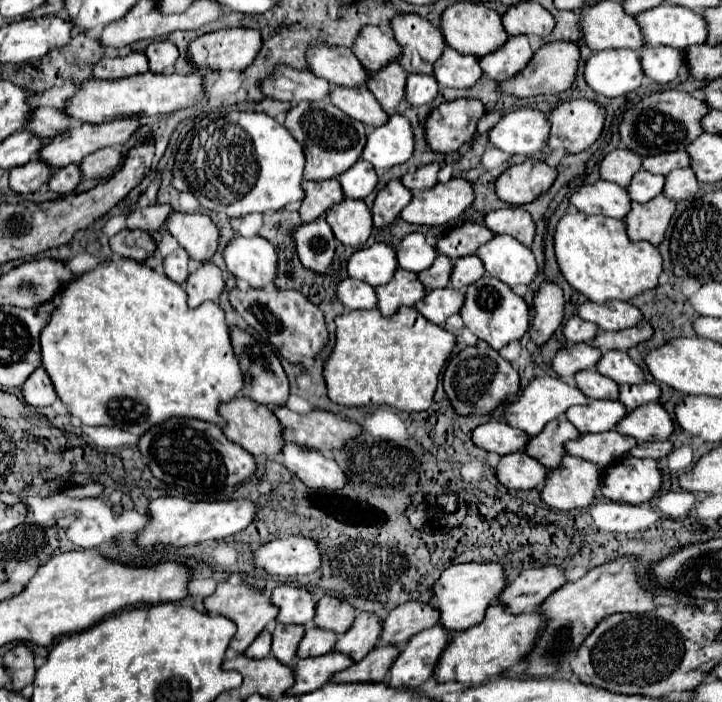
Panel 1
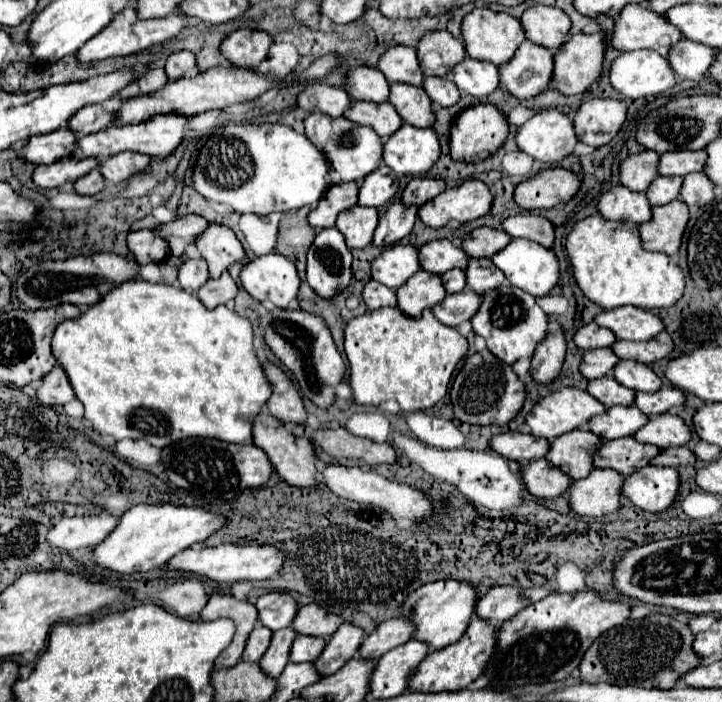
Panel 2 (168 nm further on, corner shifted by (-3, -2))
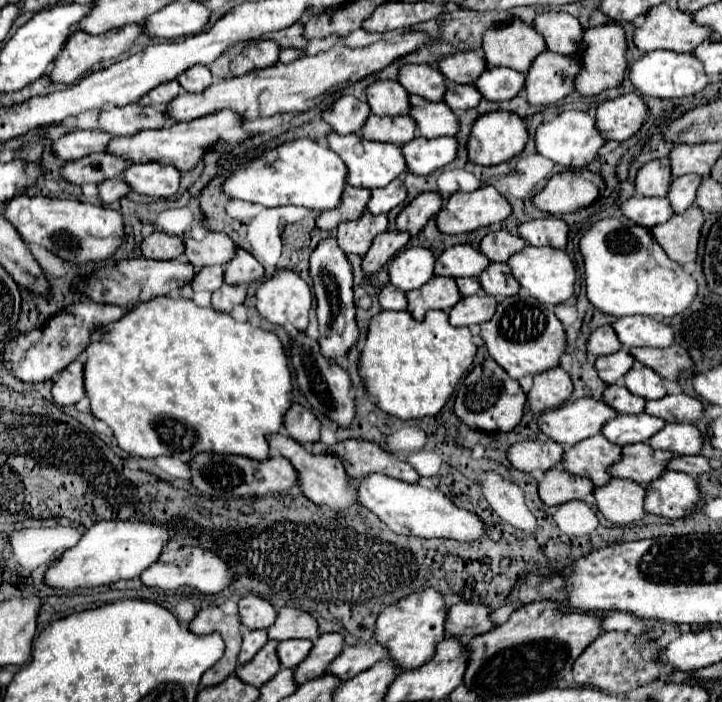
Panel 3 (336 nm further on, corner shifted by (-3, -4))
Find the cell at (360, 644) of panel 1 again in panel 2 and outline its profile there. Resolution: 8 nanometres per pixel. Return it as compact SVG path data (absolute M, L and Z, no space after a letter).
M342 623L340 629L328 641L322 655L314 661L318 671L324 675L332 675L338 669L342 669L342 665L346 665L346 661L350 661L358 655L358 645L362 645L364 635L366 633L362 627L352 625L352 623Z

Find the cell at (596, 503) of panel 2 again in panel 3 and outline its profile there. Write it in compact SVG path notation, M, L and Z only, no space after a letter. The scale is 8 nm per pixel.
M612 479L608 485L594 491L596 507L616 525L634 523L646 515L644 495L646 491L642 485L626 479Z

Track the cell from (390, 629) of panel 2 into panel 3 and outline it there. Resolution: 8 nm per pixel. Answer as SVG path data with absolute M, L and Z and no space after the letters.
M374 641L364 643L364 647L358 647L358 645L344 647L342 655L338 655L338 659L334 659L334 663L330 663L330 667L326 669L326 675L334 675L340 681L346 681L358 675L360 671L370 669L374 663L386 657L388 657L388 651Z

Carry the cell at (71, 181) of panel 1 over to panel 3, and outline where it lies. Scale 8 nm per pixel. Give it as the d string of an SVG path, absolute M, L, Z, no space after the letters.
M116 177L116 179L108 179L108 181L102 181L98 185L100 189L100 199L110 205L122 197L126 197L130 193L130 187L126 187L126 181L122 177Z

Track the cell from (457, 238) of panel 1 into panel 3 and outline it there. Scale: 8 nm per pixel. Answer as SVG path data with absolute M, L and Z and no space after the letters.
M508 231L488 233L480 243L480 251L490 261L508 261L510 255L522 251L522 247L526 247L526 241L518 235L508 233Z

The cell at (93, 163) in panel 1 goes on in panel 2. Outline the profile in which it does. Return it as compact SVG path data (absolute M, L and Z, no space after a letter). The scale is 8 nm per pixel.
M116 153L114 157L102 159L102 165L98 169L108 183L122 183L130 175L144 171L148 163L150 163L150 157L142 153Z

